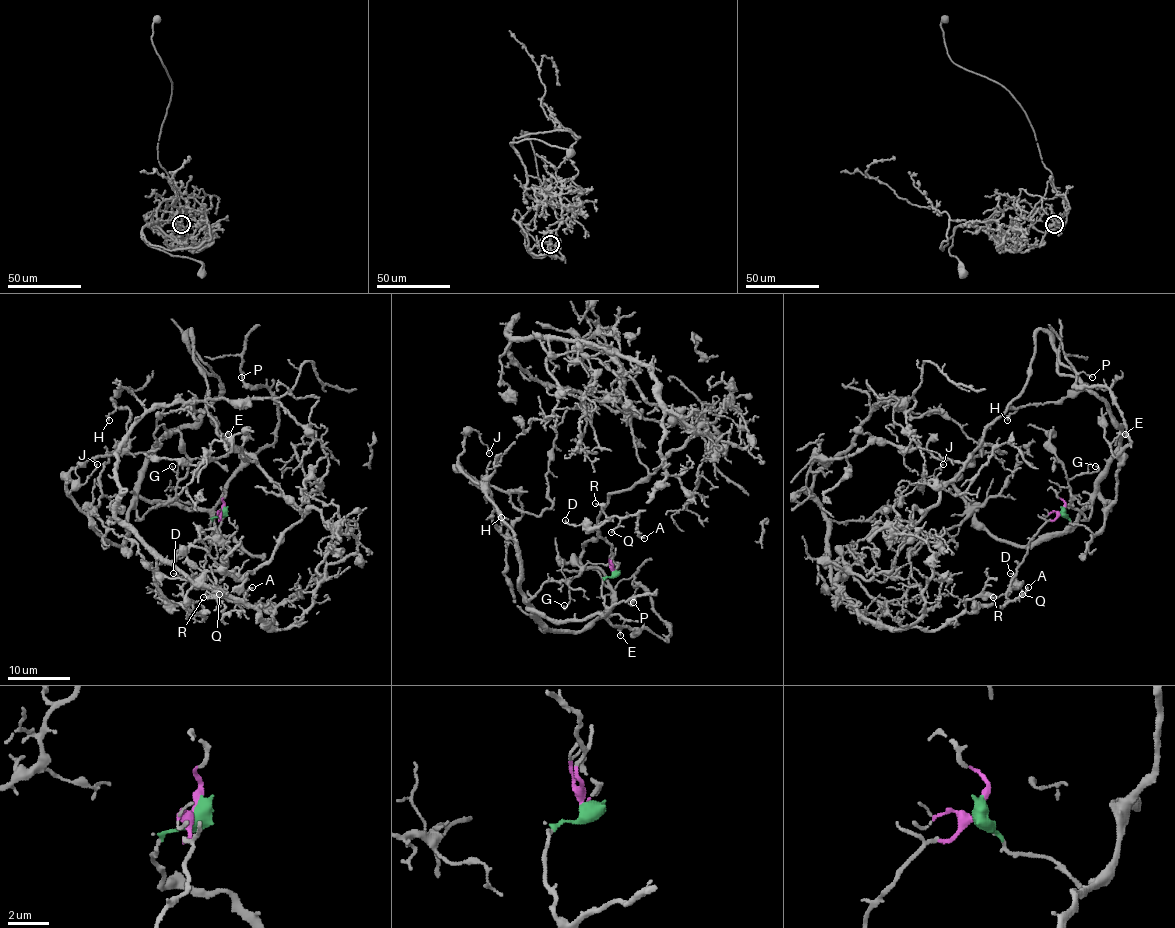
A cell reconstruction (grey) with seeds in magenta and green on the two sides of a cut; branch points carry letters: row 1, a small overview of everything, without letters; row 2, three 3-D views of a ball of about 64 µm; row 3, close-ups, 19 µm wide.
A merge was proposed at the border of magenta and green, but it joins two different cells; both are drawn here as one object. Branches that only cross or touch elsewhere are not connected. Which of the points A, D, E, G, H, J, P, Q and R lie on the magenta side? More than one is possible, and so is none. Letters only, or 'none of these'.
A, D, Q, R

